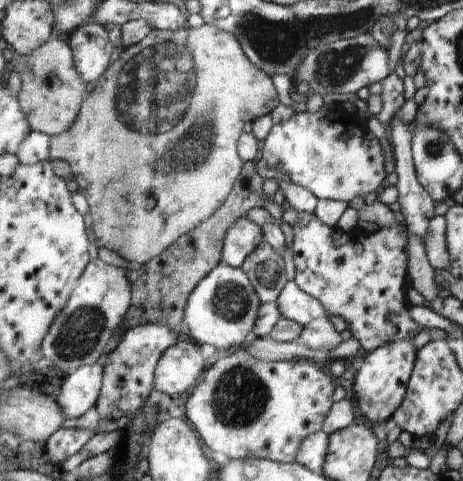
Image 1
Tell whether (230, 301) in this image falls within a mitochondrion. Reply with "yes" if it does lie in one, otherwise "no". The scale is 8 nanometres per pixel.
yes

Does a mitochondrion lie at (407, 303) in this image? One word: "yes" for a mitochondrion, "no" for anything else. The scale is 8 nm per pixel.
no

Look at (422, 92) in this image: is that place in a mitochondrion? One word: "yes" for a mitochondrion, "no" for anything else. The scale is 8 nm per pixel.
no

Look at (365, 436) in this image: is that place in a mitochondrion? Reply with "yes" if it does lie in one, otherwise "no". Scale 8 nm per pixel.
no

